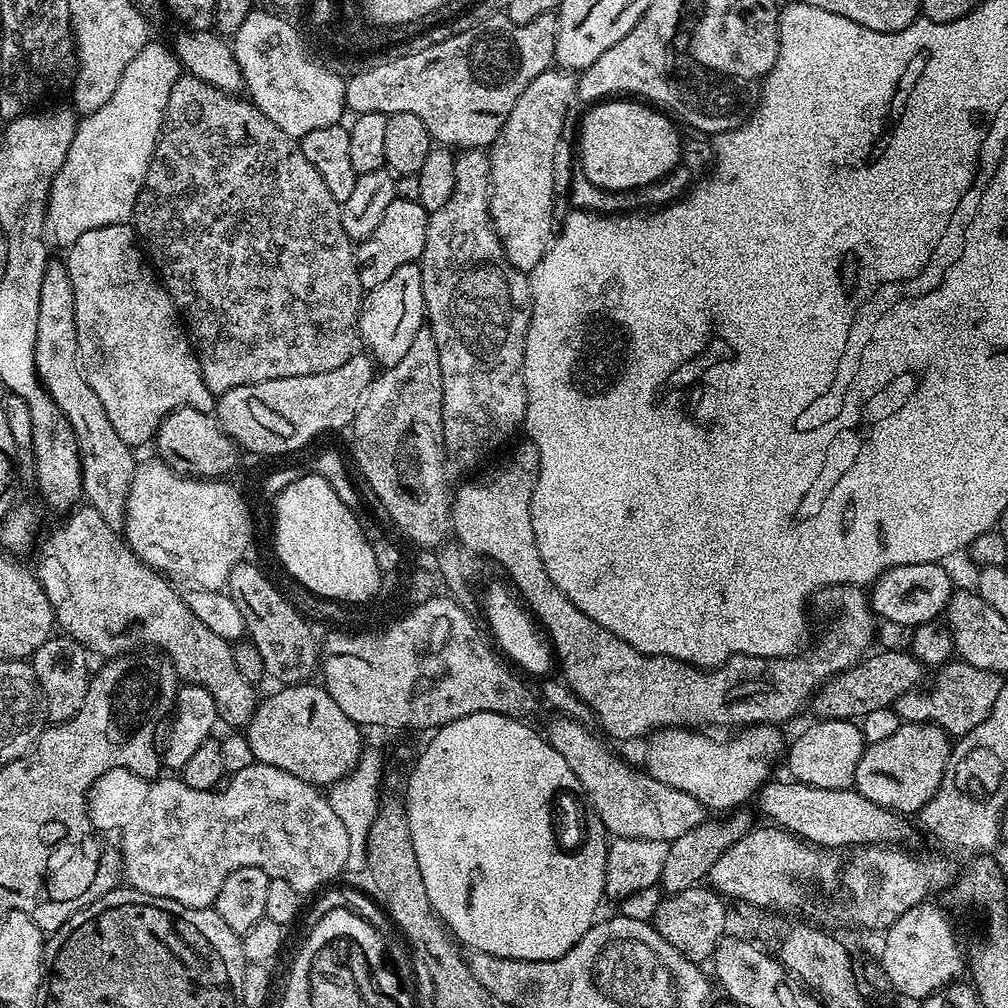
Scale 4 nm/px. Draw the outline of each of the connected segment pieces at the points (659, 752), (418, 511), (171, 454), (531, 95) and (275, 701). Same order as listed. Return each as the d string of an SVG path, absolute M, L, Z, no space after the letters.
M754 724L737 731L733 740L715 740L715 735L704 730L690 728L662 728L652 733L648 744L648 765L646 771L658 782L674 786L674 790L685 790L686 794L696 797L704 807L714 810L734 810L743 807L744 802L752 799L764 787L768 776L767 760L776 760L785 755L786 740L775 724Z
M425 326L414 334L414 342L410 342L410 350L406 350L405 356L400 359L392 368L384 368L383 371L373 379L372 384L364 394L360 402L360 409L352 419L350 433L352 432L352 456L368 483L368 488L380 499L382 507L388 511L388 516L417 544L420 548L436 548L444 539L449 539L452 526L452 496L450 488L448 492L448 480L450 473L444 459L444 435L442 434L442 362L438 362L438 342L434 342L434 334L431 327Z
M177 408L160 424L154 437L155 455L169 468L185 476L197 478L224 478L236 468L238 446L220 428L215 415L193 408Z
M549 70L538 74L538 78L534 78L534 82L530 82L530 86L526 86L526 90L522 90L514 102L514 110L510 110L498 138L490 145L488 152L488 213L492 216L492 229L502 242L508 263L525 274L531 273L532 268L542 262L558 228L556 151L560 148L568 115L572 107L578 104L576 81L577 77L567 70Z
M305 682L291 686L277 687L273 696L259 701L246 726L246 737L249 750L253 754L255 763L274 766L278 770L286 770L294 774L294 778L302 778L302 782L317 786L331 786L339 782L346 775L350 775L359 761L366 743L360 732L361 725L356 724L346 714L342 714L338 702L330 698L327 688L316 682Z

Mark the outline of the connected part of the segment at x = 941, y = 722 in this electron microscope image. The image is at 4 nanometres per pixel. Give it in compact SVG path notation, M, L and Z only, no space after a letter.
M959 658L939 665L937 672L940 673L932 688L925 687L923 690L902 694L894 707L901 721L909 724L936 724L952 738L959 738L974 730L974 726L978 726L978 722L982 722L990 714L998 699L998 692L1006 682L1001 673L978 670L978 666L970 666Z

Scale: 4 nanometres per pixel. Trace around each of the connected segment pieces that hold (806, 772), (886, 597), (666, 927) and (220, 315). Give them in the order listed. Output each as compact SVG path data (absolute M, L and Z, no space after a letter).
M817 719L796 741L791 741L786 752L791 779L801 784L818 786L826 790L852 788L856 782L858 762L865 750L864 735L854 720Z
M943 563L907 564L886 571L870 588L873 613L880 620L899 622L901 626L916 628L931 620L940 620L947 613L954 585Z
M697 886L682 890L674 895L665 895L657 906L654 926L674 950L686 958L697 962L711 961L716 948L724 939L728 928L728 912L724 909L725 901L711 887Z
M181 74L177 78L173 88L170 90L169 104L166 106L164 124L161 126L160 136L157 138L153 157L150 158L148 173L145 174L141 190L137 194L136 208L133 210L131 219L131 223L136 229L139 243L146 253L151 267L158 273L159 279L162 281L166 291L170 294L172 301L176 304L177 313L182 317L183 323L186 325L187 331L194 341L194 351L197 360L200 362L200 373L206 382L206 386L214 394L225 392L234 386L246 386L254 382L266 382L274 378L294 378L295 376L305 376L306 374L322 374L326 370L338 370L338 366L345 364L357 351L360 306L366 295L365 289L361 288L360 279L358 278L354 241L348 237L346 230L342 226L342 218L340 217L342 211L341 201L334 199L330 194L329 188L326 186L326 182L322 182L322 174L318 174L318 170L314 170L310 158L306 158L306 154L302 154L299 139L286 134L286 130L278 130L278 126L274 126L274 122L270 122L270 118L266 118L266 114L262 114L262 110L258 110L255 104L249 102L247 99L244 99L245 101L240 99L244 98L236 94L229 94L218 90L214 86L210 86L193 76Z

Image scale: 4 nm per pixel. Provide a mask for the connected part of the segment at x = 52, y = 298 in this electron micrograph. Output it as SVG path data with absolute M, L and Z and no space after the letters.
M49 259L46 274L42 274L42 295L38 301L38 342L34 350L34 362L36 372L40 375L40 381L44 383L44 388L50 394L50 398L54 398L58 410L62 410L62 414L66 414L76 435L80 451L82 486L84 487L83 499L91 508L98 510L98 514L102 514L102 518L106 518L106 522L110 522L112 528L119 529L124 523L128 491L138 467L138 460L132 457L133 449L130 445L122 442L122 438L118 438L114 426L110 426L110 417L106 414L106 409L102 407L102 401L98 399L98 394L94 394L90 382L86 382L84 368L80 365L78 326L74 318L74 286L70 282L68 265L63 259Z

